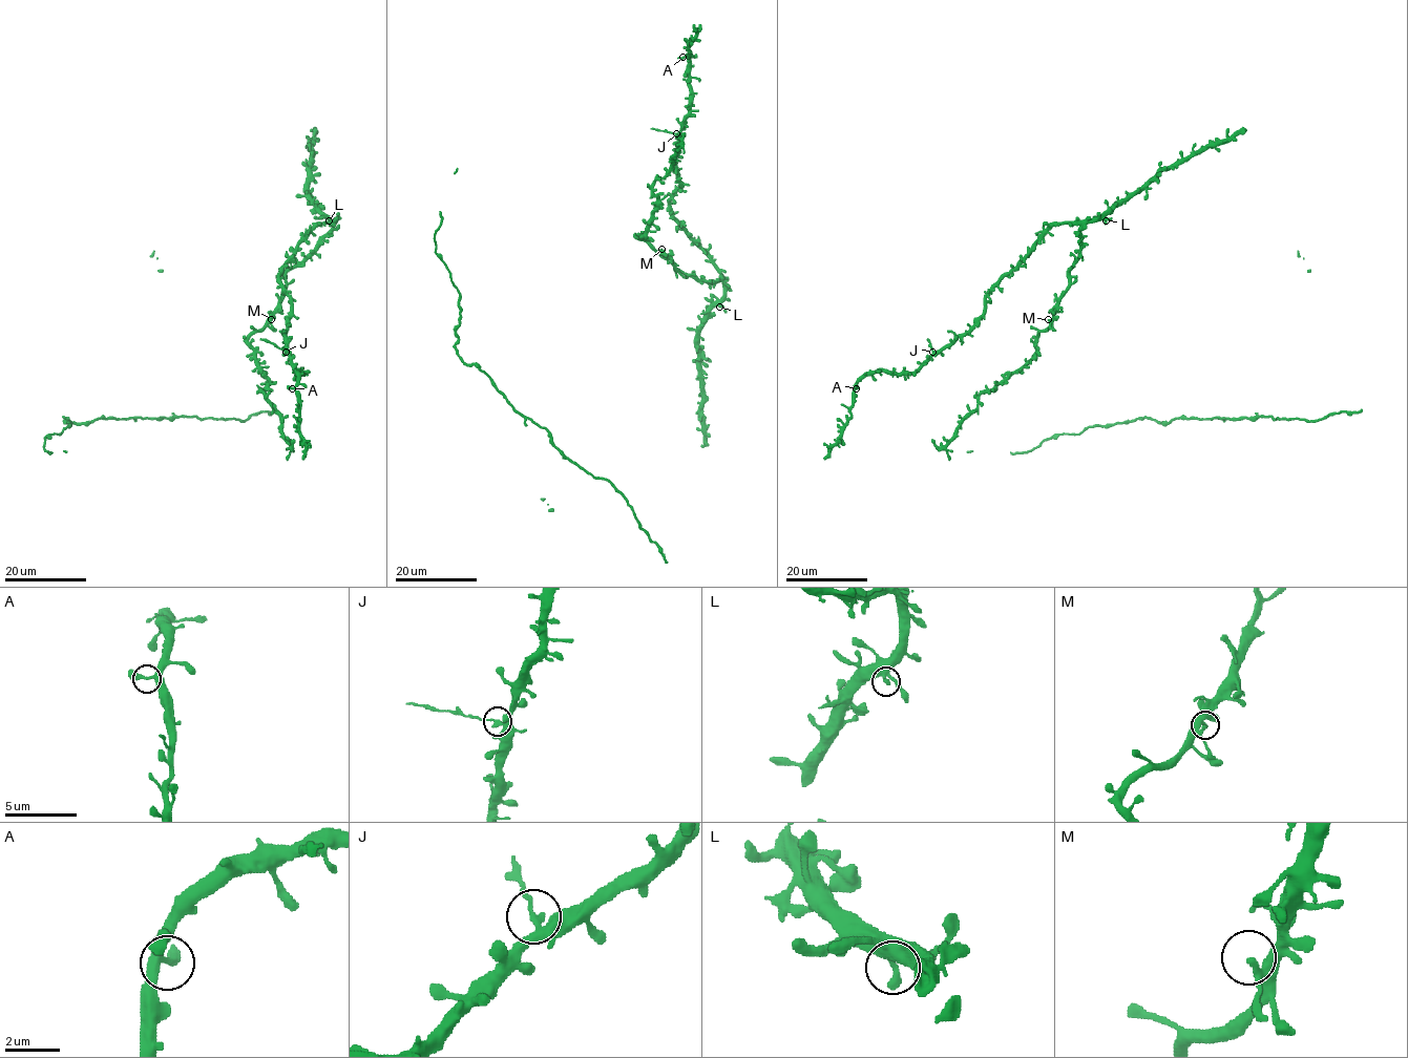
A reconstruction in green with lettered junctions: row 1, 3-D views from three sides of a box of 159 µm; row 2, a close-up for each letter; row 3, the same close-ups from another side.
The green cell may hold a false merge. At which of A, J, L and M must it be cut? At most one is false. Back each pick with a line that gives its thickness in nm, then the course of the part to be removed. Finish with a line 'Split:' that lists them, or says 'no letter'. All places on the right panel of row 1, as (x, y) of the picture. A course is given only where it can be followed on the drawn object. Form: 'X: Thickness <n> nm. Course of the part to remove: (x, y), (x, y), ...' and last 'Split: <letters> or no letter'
J: Thickness 260 nm. Course of the part to remove: (932, 352), (927, 338)
Split: J

